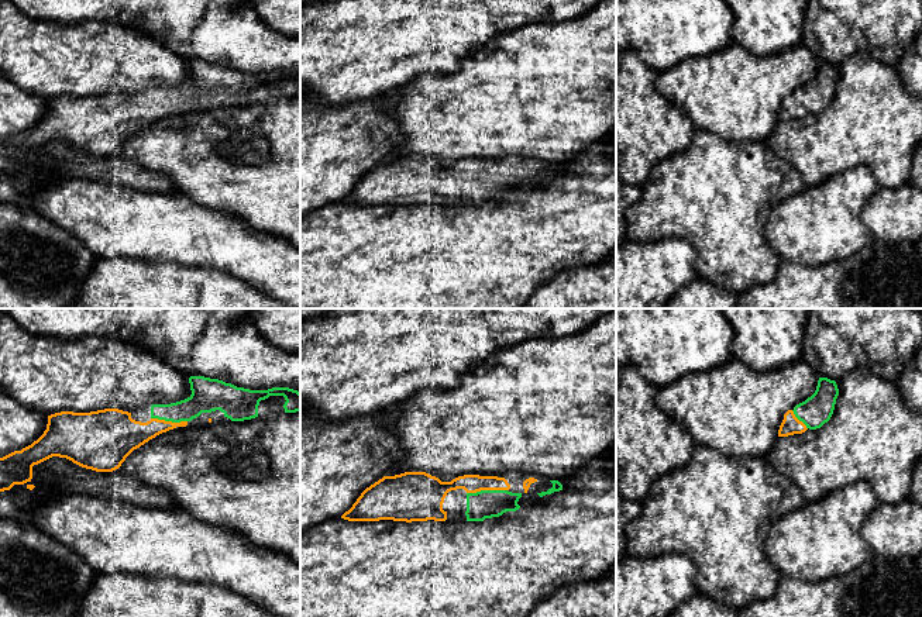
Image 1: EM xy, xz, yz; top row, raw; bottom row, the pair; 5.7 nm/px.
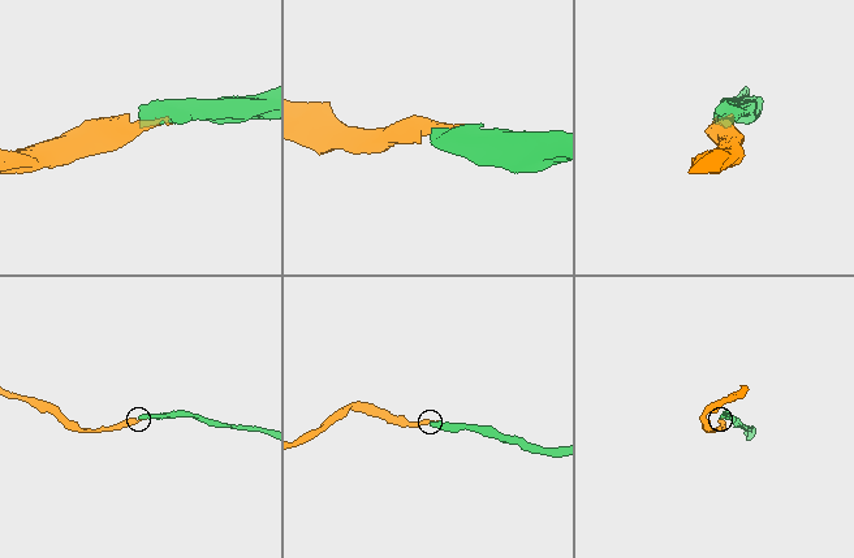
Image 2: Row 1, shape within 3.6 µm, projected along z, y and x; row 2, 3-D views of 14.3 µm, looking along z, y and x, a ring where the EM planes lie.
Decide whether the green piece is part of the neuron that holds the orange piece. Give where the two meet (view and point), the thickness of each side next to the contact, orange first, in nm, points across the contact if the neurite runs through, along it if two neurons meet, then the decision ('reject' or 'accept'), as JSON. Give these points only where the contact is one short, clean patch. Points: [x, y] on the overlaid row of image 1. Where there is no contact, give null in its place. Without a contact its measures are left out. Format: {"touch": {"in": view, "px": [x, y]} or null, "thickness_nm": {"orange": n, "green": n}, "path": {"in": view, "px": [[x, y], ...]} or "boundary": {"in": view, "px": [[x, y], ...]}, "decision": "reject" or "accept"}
{"touch": {"in": "xz", "px": [487, 489]}, "thickness_nm": {"orange": 110, "green": 160}, "path": {"in": "xz", "px": [[471, 483], [480, 489], [487, 489], [487, 497], [482, 505]]}, "decision": "accept"}

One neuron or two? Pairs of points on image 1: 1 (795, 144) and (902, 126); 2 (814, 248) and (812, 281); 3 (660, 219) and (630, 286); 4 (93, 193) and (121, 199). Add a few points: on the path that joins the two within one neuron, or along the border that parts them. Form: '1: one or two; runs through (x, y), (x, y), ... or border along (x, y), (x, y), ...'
1: one; runs through (822, 142), (831, 142), (863, 126), (876, 126)
2: two; border along (846, 257), (818, 265), (804, 265), (781, 259)
3: two; border along (683, 237), (664, 237), (654, 241), (630, 240)
4: one; runs through (100, 199), (114, 199)

